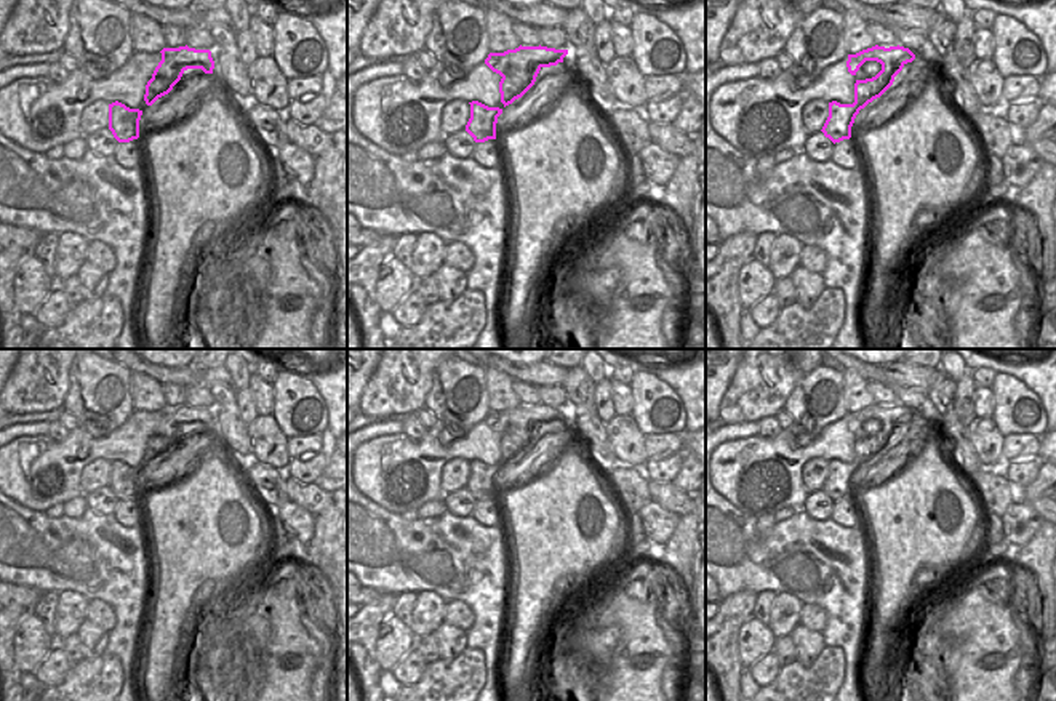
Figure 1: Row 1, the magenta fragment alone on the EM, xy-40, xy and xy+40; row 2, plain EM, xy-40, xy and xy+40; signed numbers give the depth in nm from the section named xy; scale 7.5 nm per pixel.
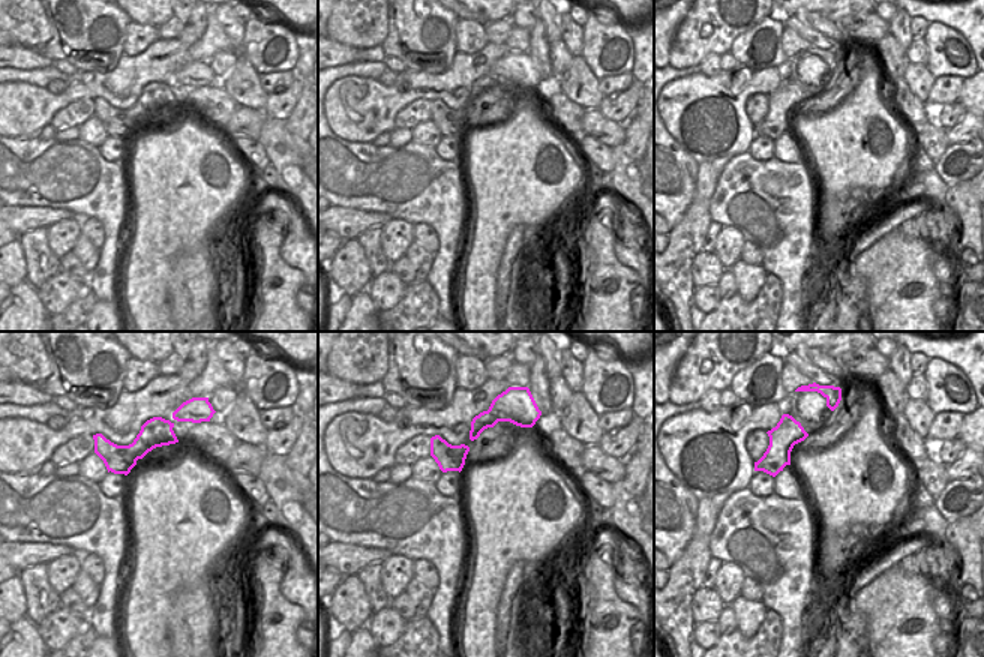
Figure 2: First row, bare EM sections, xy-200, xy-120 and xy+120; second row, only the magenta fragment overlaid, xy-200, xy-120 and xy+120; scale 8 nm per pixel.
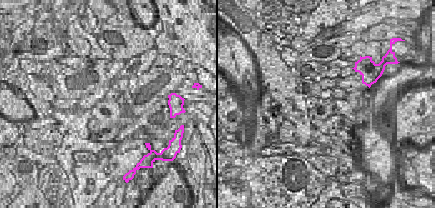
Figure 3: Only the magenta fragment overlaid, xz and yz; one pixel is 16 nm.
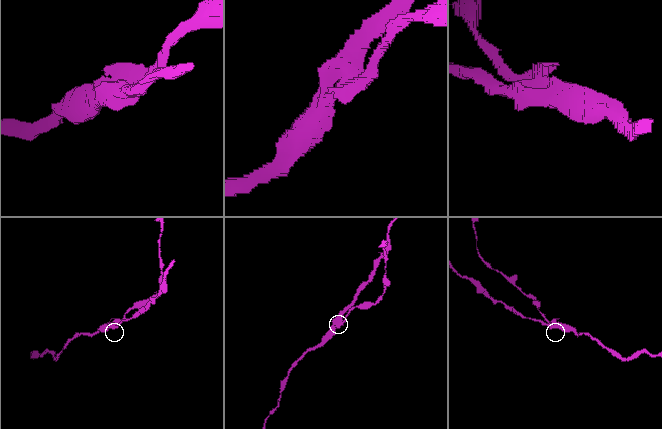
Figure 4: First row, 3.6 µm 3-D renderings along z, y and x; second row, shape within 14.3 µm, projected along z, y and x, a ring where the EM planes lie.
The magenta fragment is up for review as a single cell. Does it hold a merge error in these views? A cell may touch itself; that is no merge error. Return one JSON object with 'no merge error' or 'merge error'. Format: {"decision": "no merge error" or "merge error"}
{"decision": "merge error"}

